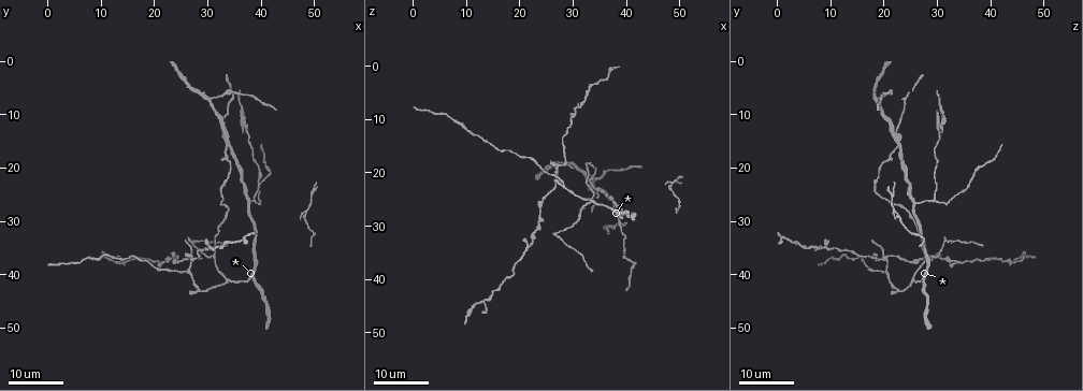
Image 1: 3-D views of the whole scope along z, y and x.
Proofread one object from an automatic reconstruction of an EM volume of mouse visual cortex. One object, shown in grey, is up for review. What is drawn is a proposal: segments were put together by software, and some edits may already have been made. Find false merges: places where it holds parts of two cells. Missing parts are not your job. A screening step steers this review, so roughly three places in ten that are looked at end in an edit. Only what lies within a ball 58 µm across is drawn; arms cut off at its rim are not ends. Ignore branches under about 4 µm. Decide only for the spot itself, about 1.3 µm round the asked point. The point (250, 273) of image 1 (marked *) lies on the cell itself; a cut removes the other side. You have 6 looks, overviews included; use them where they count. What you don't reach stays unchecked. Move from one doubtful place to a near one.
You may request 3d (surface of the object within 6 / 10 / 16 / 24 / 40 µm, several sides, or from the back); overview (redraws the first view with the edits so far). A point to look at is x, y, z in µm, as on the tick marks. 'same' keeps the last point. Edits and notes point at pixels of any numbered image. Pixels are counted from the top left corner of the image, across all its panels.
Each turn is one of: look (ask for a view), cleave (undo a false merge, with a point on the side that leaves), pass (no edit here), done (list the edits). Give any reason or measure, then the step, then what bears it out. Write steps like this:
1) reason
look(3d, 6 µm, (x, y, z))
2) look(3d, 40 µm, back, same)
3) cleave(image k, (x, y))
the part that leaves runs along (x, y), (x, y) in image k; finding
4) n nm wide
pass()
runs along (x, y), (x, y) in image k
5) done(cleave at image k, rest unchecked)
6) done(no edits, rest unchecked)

look(3d, 24 µm, (26.5, 37.0, 19.5))

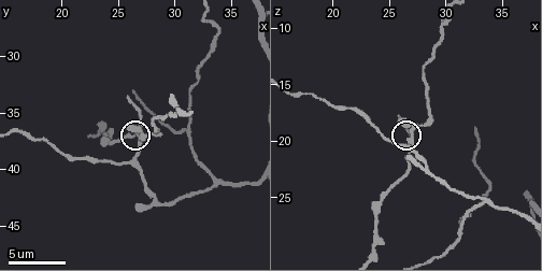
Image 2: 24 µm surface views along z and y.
look(3d, 6 µm, same)

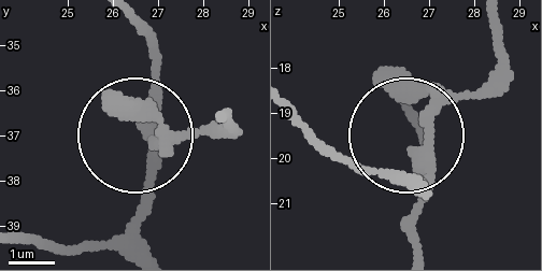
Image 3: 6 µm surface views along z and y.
4 arms
cleave(image 3, (161, 120))
the part that leaves runs along (423, 166), (412, 243) in image 3; two cells meet here

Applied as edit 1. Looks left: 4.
a fork
look(3d, 24 µm, (33.5, 16.0, 22.5))

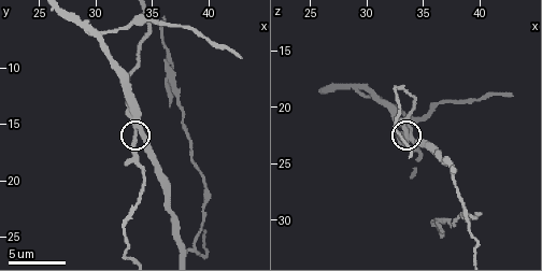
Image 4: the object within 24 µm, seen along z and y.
look(3d, 10 µm, (33.4, 15.8, 22.4))

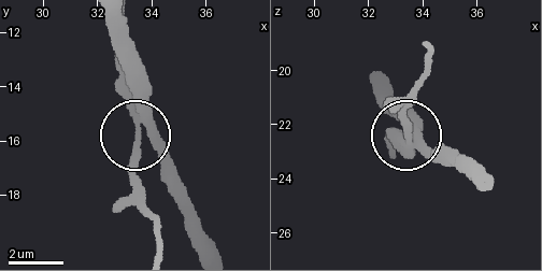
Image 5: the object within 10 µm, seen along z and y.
look(3d, 10 µm, back, (33.7, 15.6, 22.6))

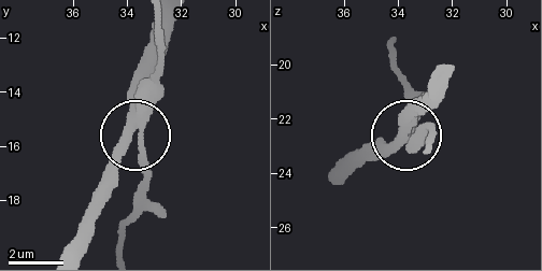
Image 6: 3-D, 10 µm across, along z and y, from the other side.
side arm 7 µm
pass()
runs along (66, 250), (110, 159), (130, 137), (146, 179) in image 6; continuous, no second cell

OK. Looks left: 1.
a fork
look(3d, 10 µm, (31.0, 36.6, 28.2))

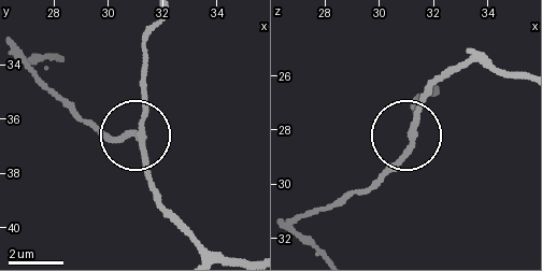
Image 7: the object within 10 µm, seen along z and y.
3 arms
pass()
all the same cell

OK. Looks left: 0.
done(cleave at image 3, rest unchecked)

